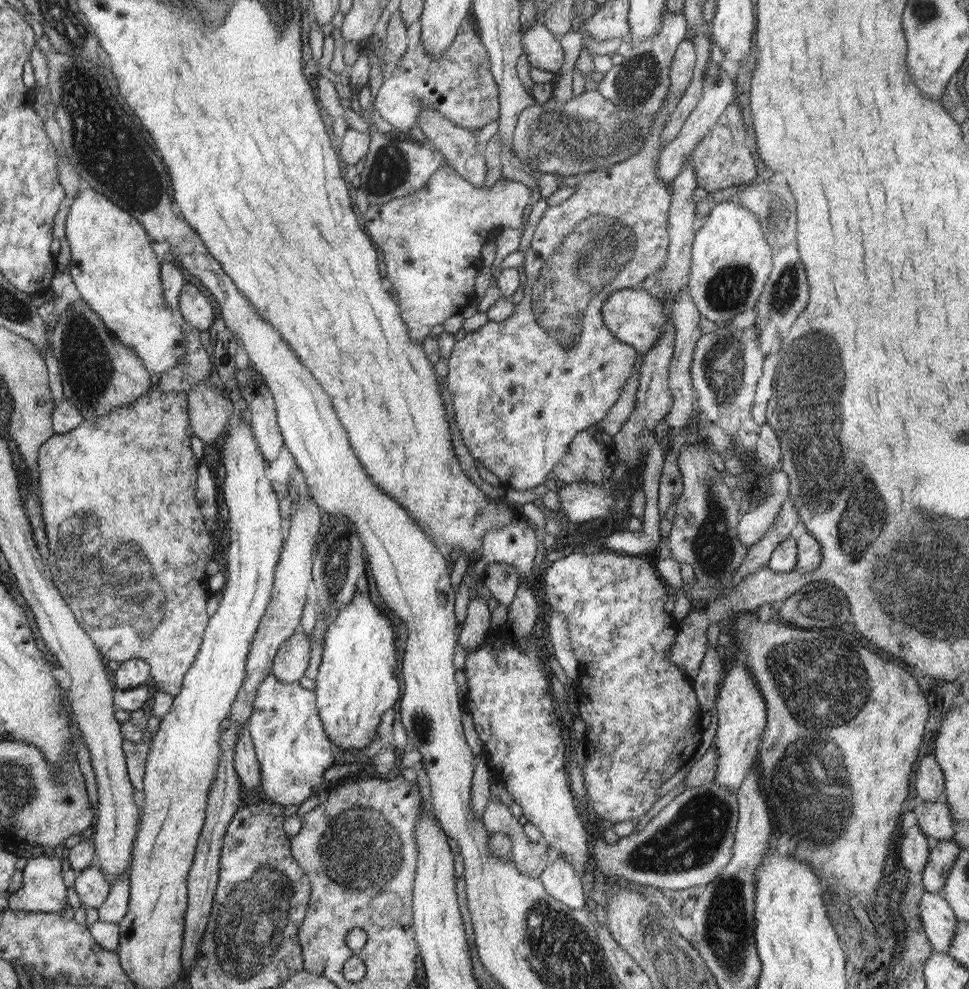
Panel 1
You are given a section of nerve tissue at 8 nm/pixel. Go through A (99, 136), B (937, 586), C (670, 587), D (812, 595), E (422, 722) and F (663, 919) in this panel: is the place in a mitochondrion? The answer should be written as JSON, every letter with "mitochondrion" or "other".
{"A":"mitochondrion","B":"mitochondrion","C":"other","D":"mitochondrion","E":"mitochondrion","F":"other"}

